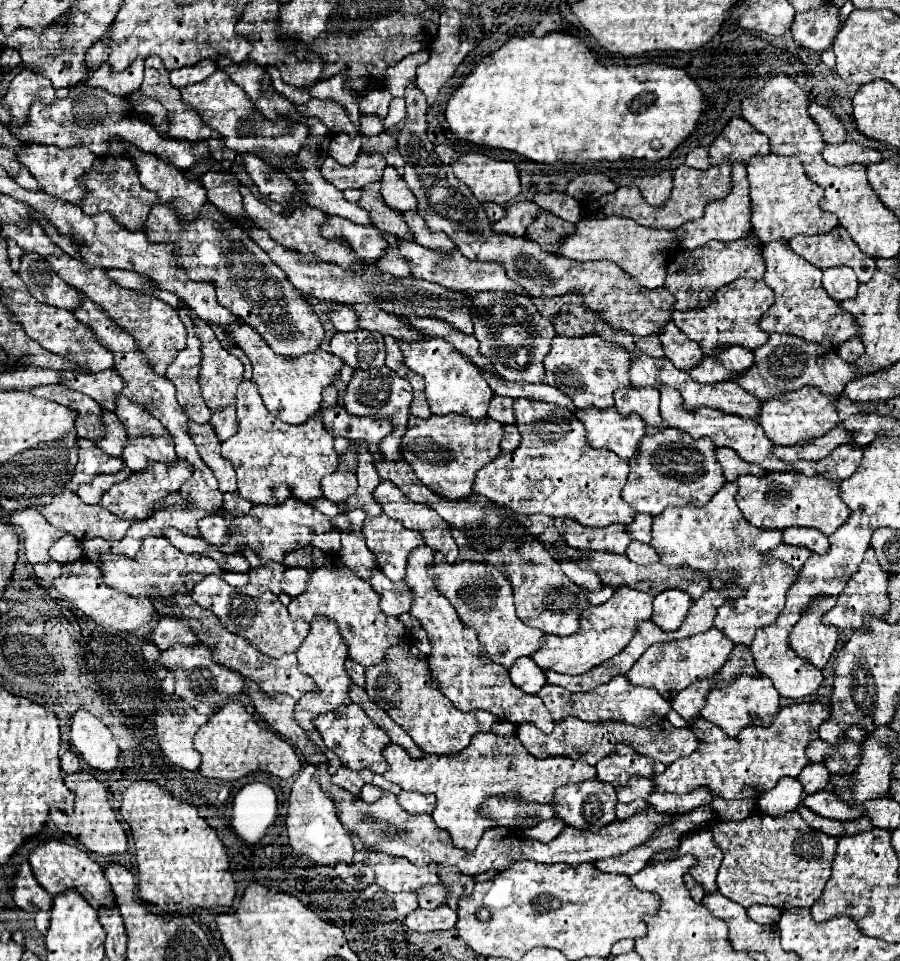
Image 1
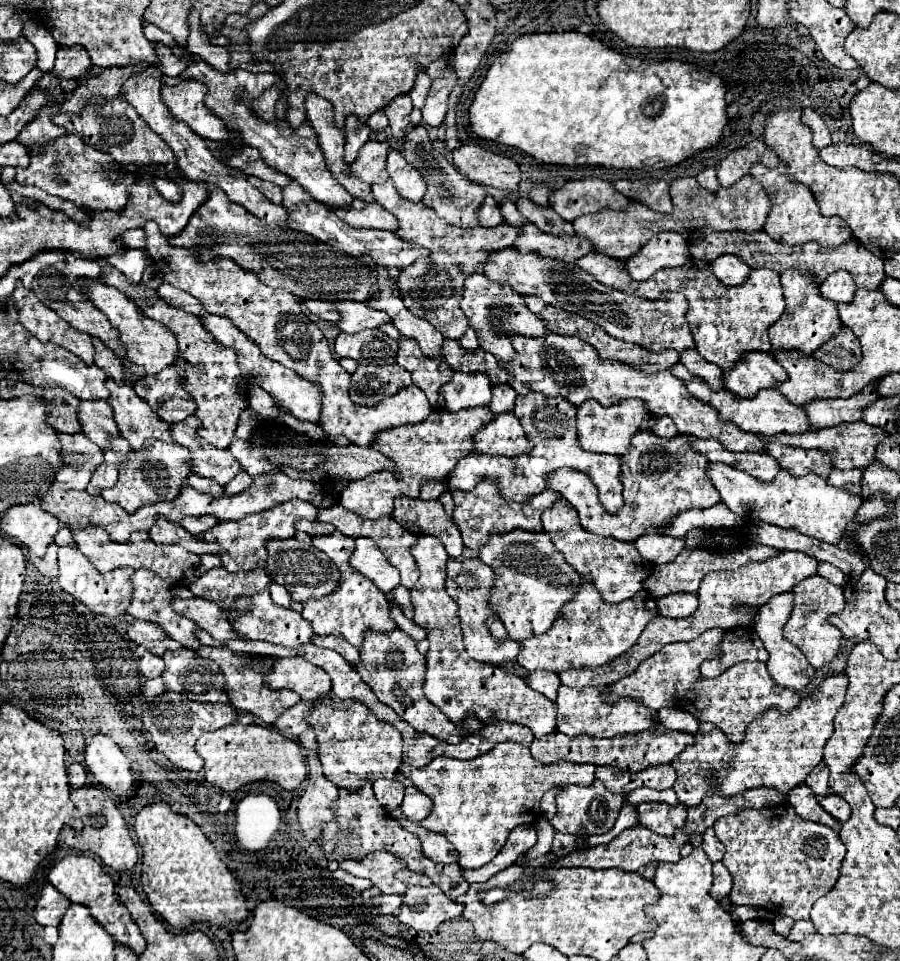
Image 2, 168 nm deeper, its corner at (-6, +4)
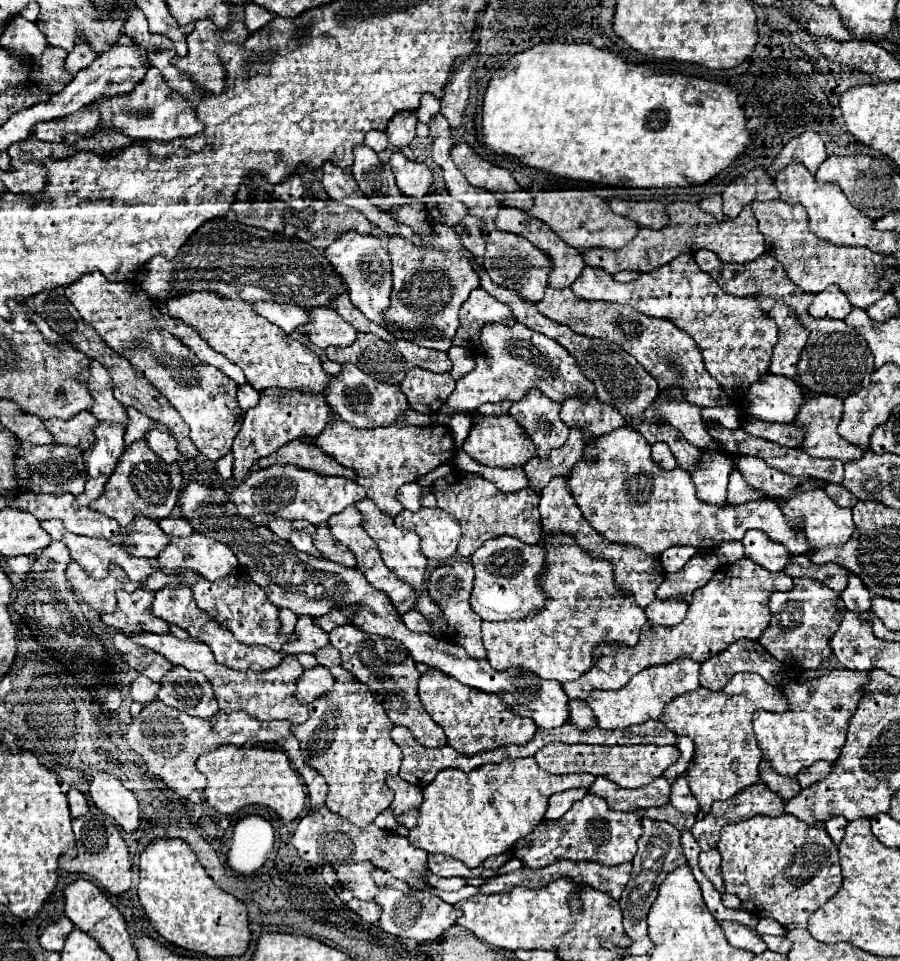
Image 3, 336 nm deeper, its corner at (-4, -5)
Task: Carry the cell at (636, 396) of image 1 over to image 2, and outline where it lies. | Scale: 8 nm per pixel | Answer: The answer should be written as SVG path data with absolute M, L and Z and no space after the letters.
M653 416L655 418L655 434L661 438L673 438L677 434L677 428L669 416Z

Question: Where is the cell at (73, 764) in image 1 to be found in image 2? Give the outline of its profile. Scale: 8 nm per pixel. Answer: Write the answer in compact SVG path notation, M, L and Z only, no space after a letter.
M71 762L67 766L67 772L69 772L69 780L71 780L71 786L73 788L79 788L79 786L87 784L87 772L85 772L85 766L83 764Z

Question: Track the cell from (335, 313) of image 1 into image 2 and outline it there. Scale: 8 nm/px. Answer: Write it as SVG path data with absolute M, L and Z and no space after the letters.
M305 300L309 312L317 314L323 320L331 320L337 322L339 320L339 312L335 312L335 300Z

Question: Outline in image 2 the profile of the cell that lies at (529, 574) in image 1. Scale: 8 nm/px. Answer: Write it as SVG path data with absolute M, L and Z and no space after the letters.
M513 530L503 536L493 536L479 552L479 558L493 568L495 572L495 588L491 592L491 604L493 608L501 614L503 626L507 628L507 636L513 640L527 640L531 636L539 636L547 632L559 616L559 608L563 604L571 602L573 596L579 592L581 586L581 576L563 560L563 554L551 544L551 538L545 532L523 532L523 530Z

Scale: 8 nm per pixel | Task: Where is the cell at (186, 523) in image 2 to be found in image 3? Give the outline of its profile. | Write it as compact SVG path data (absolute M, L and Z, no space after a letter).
M167 517L167 519L161 519L157 521L157 525L161 527L161 531L169 537L189 537L193 535L193 527L185 521L185 519L175 519L175 517Z

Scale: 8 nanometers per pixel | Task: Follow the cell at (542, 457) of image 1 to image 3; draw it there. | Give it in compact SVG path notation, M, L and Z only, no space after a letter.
M529 389L521 401L515 401L509 415L517 419L527 437L537 447L537 455L547 457L547 445L561 447L569 439L569 427L559 419L561 405L549 401L539 389Z

